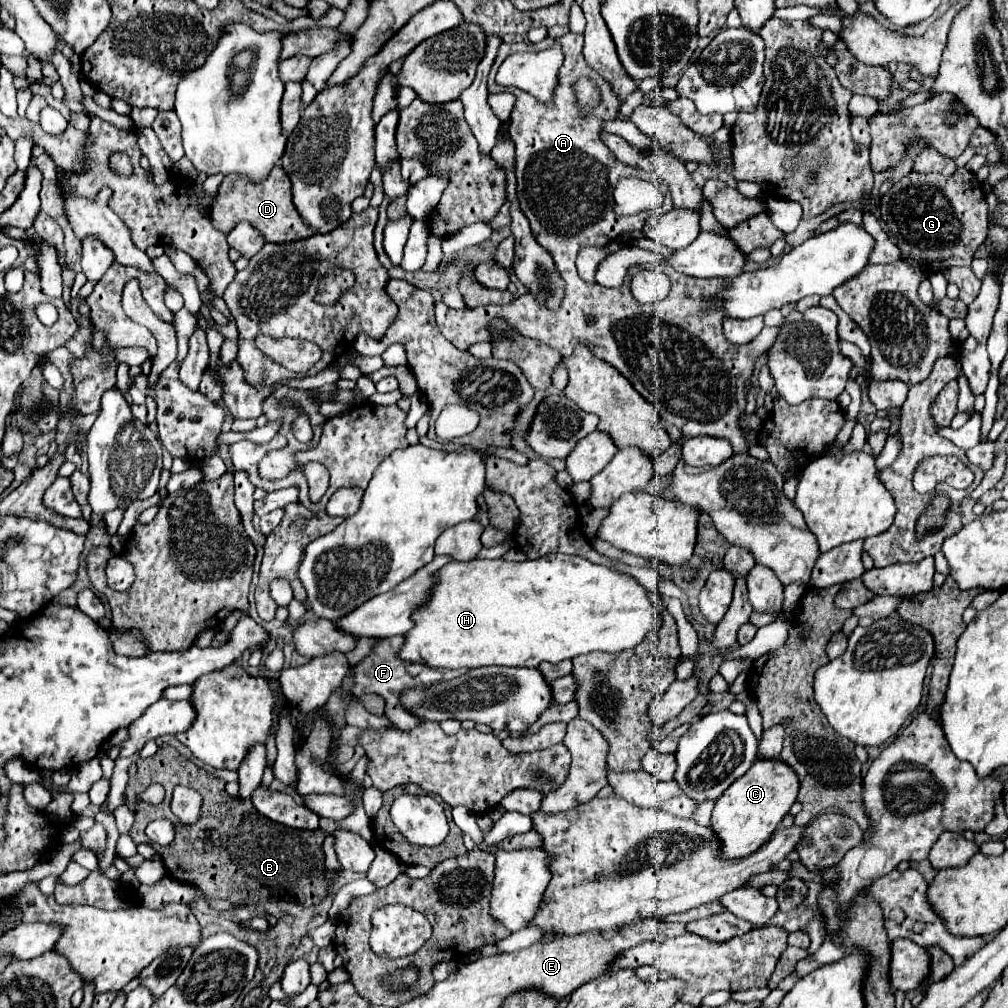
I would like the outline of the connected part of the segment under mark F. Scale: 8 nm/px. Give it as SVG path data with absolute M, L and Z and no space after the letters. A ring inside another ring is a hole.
M394 636L394 638L384 638L380 640L372 654L366 656L356 668L354 668L354 680L356 680L356 686L352 688L352 694L354 696L362 696L362 694L378 694L382 698L386 698L386 716L392 720L392 724L398 728L398 730L412 730L414 726L422 724L424 720L406 712L406 708L402 706L400 702L400 696L404 690L408 688L420 688L420 686L432 686L432 684L438 684L446 678L446 670L440 670L440 668L430 668L426 664L418 664L418 662L408 662L408 660L402 660L398 656L398 652L402 650L402 644L404 644L404 636Z

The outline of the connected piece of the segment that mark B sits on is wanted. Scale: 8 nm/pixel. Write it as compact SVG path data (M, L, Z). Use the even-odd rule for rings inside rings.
M162 744L152 758L136 760L138 772L128 782L126 802L132 806L136 822L130 830L130 836L140 844L140 830L156 818L168 818L176 824L176 838L166 848L154 848L178 882L190 882L198 886L208 900L228 900L232 904L244 900L258 904L262 900L286 900L300 906L320 904L332 882L338 878L338 872L328 872L324 864L322 842L326 834L318 830L294 830L282 824L276 824L256 812L250 800L232 798L224 790L224 780L208 774L204 768L198 768L192 760L186 760L170 744ZM150 784L162 784L166 794L160 804L140 802L134 804L136 792L144 792ZM176 786L194 788L202 796L200 820L194 824L182 824L170 810L170 794Z

